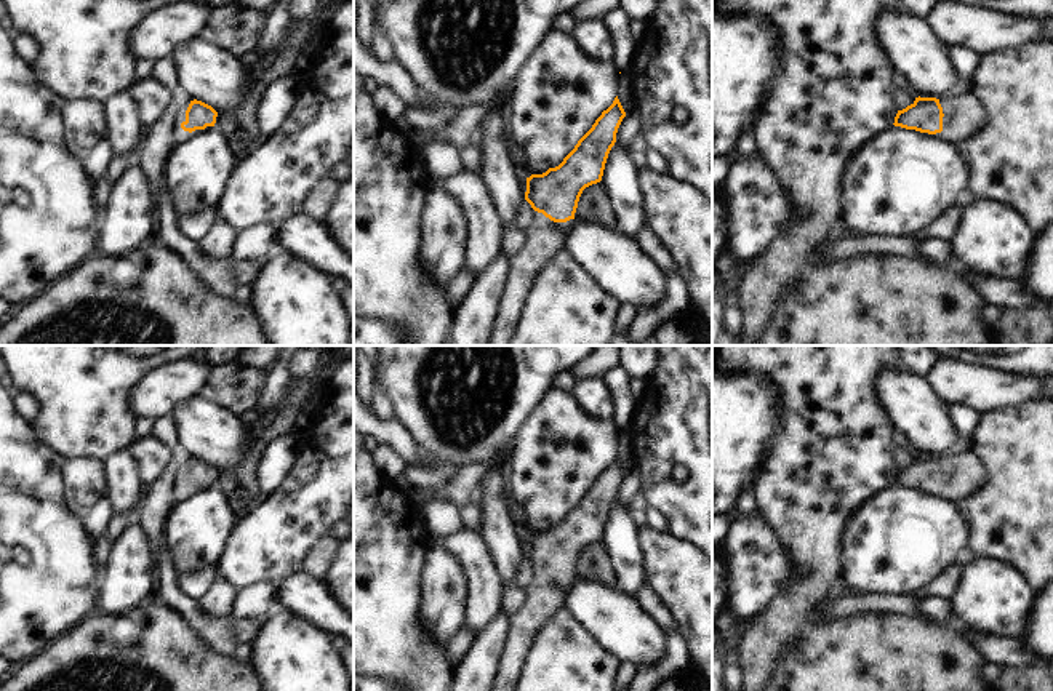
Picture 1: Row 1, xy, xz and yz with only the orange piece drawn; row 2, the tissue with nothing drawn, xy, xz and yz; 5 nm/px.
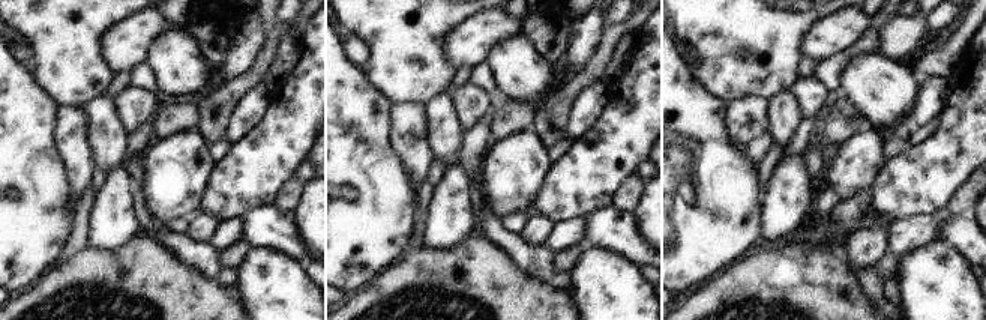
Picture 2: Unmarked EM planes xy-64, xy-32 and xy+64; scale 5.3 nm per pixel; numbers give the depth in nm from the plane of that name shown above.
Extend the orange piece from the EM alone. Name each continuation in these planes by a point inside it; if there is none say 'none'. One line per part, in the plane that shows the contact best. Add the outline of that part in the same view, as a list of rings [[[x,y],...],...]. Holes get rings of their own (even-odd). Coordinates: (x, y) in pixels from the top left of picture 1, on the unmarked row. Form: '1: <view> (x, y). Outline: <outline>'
1: xy (180, 493). Outline: [[[190,456],[182,465],[179,465],[179,469],[176,470],[176,473],[174,473],[174,477],[173,477],[173,499],[174,499],[174,502],[181,502],[181,501],[184,501],[186,497],[189,497],[190,494],[194,494],[194,493],[197,493],[197,491],[202,491],[202,489],[205,489],[205,488],[208,488],[208,486],[211,486],[211,485],[206,485],[205,488],[195,488],[195,489],[192,489],[192,491],[184,489],[184,488],[181,486],[181,481],[186,480],[186,469],[187,469],[187,465],[189,465],[189,462],[190,462],[192,459],[194,459],[194,456]]]

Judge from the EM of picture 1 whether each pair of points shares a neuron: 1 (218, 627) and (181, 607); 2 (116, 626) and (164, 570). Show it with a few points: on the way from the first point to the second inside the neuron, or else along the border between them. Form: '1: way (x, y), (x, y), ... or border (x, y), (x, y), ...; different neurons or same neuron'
1: way (208, 627), (191, 611); same neuron
2: border (156, 595), (186, 619); different neurons

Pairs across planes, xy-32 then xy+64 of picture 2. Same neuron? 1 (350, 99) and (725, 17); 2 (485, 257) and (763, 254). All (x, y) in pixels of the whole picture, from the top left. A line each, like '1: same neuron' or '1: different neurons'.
1: different neurons
2: same neuron

